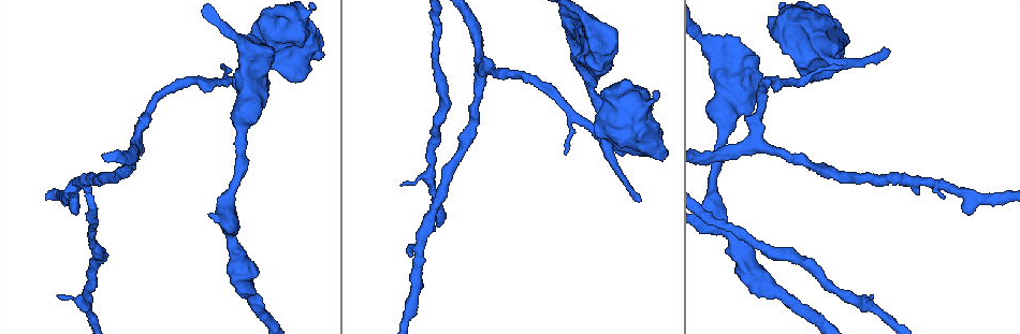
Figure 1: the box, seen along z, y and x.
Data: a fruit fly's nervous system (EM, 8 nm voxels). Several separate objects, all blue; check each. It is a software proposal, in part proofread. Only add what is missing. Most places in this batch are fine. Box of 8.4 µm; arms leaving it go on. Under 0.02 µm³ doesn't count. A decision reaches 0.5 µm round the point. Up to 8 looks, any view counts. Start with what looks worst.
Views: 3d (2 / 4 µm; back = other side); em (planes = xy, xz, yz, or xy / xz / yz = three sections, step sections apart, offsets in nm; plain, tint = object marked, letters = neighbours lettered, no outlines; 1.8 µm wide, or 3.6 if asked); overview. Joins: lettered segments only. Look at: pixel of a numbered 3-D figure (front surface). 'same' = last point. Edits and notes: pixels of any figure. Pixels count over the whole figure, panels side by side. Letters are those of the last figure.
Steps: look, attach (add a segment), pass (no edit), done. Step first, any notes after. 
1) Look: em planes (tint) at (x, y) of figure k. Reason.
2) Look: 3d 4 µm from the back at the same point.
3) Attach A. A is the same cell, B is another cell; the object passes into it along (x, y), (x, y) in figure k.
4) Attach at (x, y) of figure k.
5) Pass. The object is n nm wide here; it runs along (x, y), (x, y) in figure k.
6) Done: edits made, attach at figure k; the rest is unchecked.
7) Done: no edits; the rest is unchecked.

Look: 3d 4 µm at (58, 294) of figure 1. Thin end.

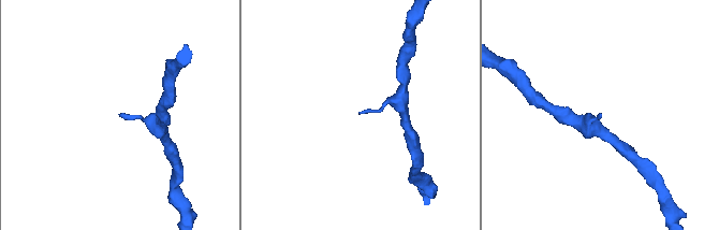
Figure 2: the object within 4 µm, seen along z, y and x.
Look: em xz step 8 (tint) at (600, 115) of figure 2. Need the tissue.

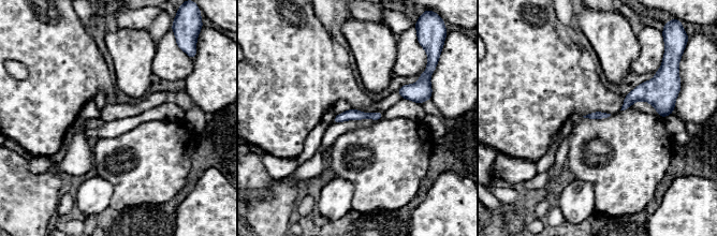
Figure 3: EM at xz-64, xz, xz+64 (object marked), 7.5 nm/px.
Look: em xz step 8 (letters) at the same point. What lies round it.

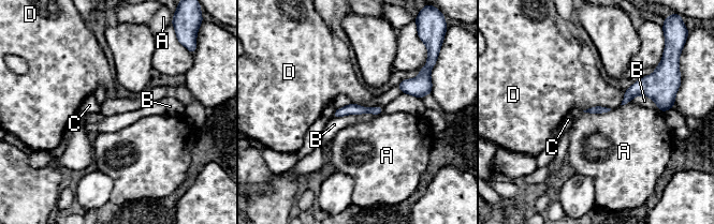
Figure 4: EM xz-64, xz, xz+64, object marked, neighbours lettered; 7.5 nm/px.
Pass. The object is 60 nm wide here; A, B, C and D are other cells; a border runs along (377, 114), (347, 114), (333, 118) in figure 4; none of them fits.

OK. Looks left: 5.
Look: em planes (letters) at (317, 60) of figure 1. Thick end.

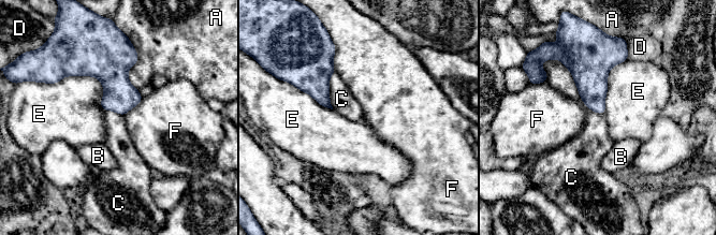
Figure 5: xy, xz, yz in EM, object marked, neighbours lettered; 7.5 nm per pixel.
Pass. A, B, C, D, E and F are other cells; a border runs along (552, 58), (583, 103), (603, 114) in figure 5; no lettered segment goes on from it.

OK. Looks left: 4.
Look: em planes (letters) at (729, 102) of figure 1. Calibre changes.

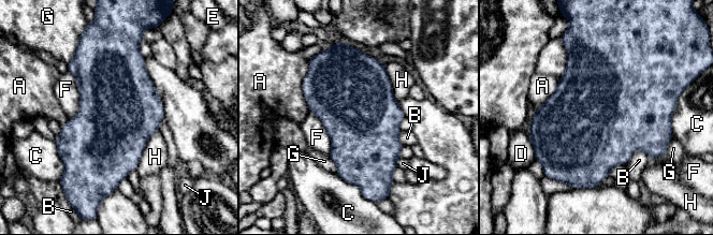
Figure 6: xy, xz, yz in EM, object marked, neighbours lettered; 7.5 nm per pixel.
Pass. A, B, C, D, E, F, G, H and J are other cells; a border runs along (68, 70), (79, 96), (70, 119) in figure 6; none of them fits.

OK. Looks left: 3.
Done: no edits; the rest is unchecked.

